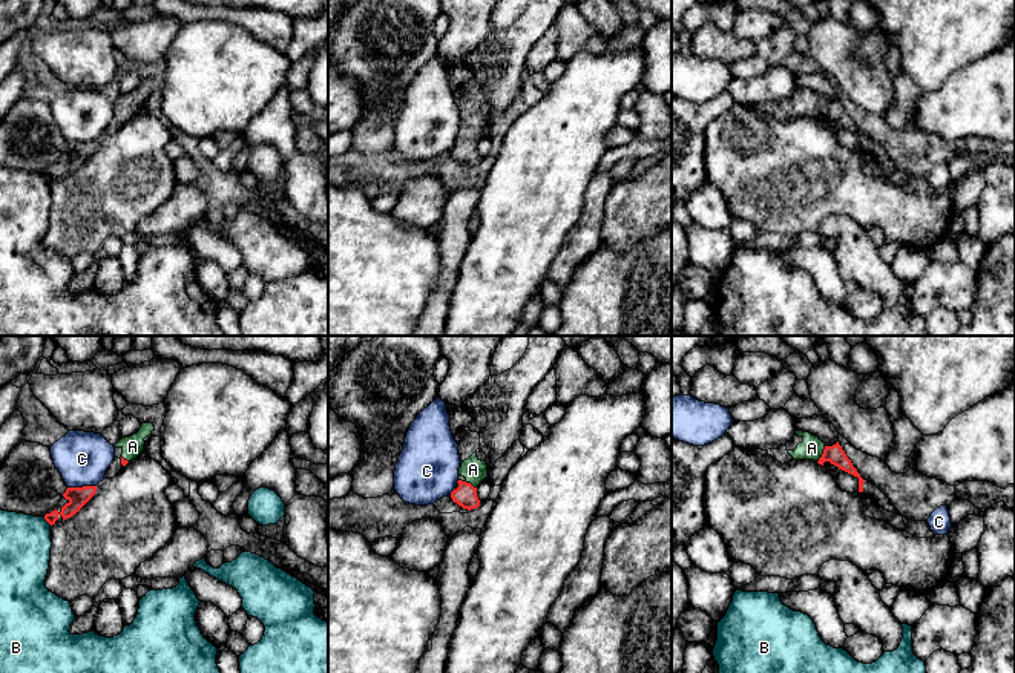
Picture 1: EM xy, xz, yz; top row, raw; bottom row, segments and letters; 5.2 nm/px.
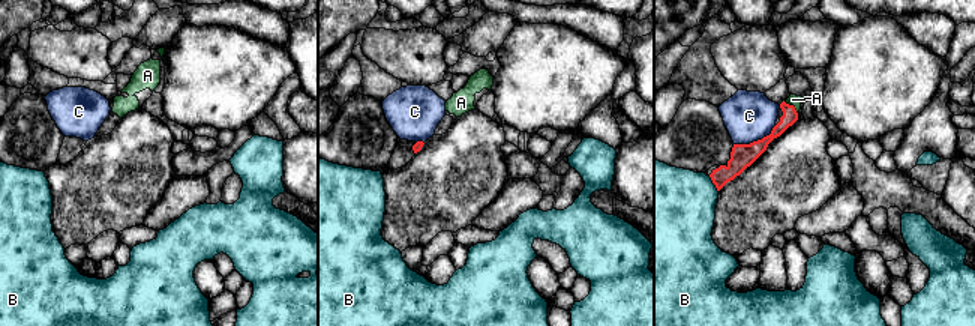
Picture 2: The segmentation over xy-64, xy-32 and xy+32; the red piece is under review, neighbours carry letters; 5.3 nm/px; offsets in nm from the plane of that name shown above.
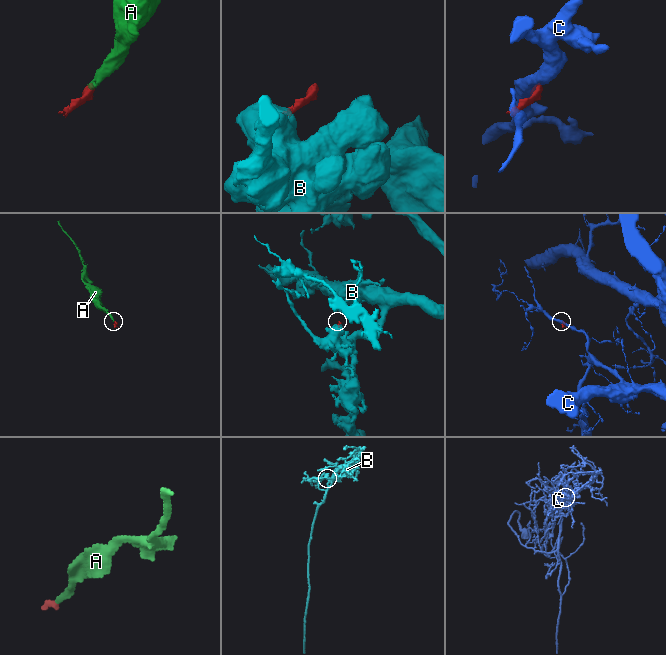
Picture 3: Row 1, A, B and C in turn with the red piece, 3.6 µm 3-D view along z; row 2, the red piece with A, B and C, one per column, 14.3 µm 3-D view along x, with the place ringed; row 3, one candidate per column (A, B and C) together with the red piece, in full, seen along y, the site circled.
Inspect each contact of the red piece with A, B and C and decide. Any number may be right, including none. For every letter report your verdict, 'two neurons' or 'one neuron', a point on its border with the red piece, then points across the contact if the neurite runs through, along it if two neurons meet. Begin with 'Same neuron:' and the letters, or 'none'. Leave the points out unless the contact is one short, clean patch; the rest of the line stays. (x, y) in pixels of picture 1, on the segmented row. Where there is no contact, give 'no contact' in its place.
Same neuron: A
A: one neuron; contact yz (822, 454); way yz (834, 454), (822, 454), (811, 448)
B: two neurons; contact xy (48, 521); border xy (43, 517), (51, 525)
C: two neurons; contact xy (83, 486)

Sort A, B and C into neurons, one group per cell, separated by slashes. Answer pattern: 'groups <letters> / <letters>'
groups A / B / C

